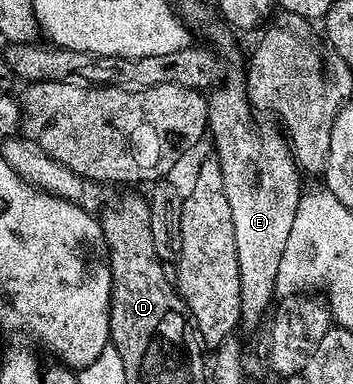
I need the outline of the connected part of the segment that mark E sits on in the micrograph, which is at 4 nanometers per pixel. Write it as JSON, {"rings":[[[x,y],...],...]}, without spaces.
{"rings":[[[242,82],[225,84],[215,87],[209,93],[206,123],[209,135],[211,137],[214,135],[214,148],[218,151],[216,159],[222,165],[224,194],[228,198],[228,206],[232,206],[232,230],[236,230],[236,258],[240,266],[240,314],[242,315],[240,324],[241,327],[254,328],[262,319],[263,321],[267,319],[275,299],[276,270],[279,269],[280,258],[283,257],[284,246],[287,245],[288,234],[291,233],[297,204],[304,193],[304,186],[302,186],[304,176],[294,161],[294,151],[291,150],[290,141],[285,135],[273,123],[262,124],[259,128],[254,125],[254,120],[250,117],[252,105],[246,84]]]}

